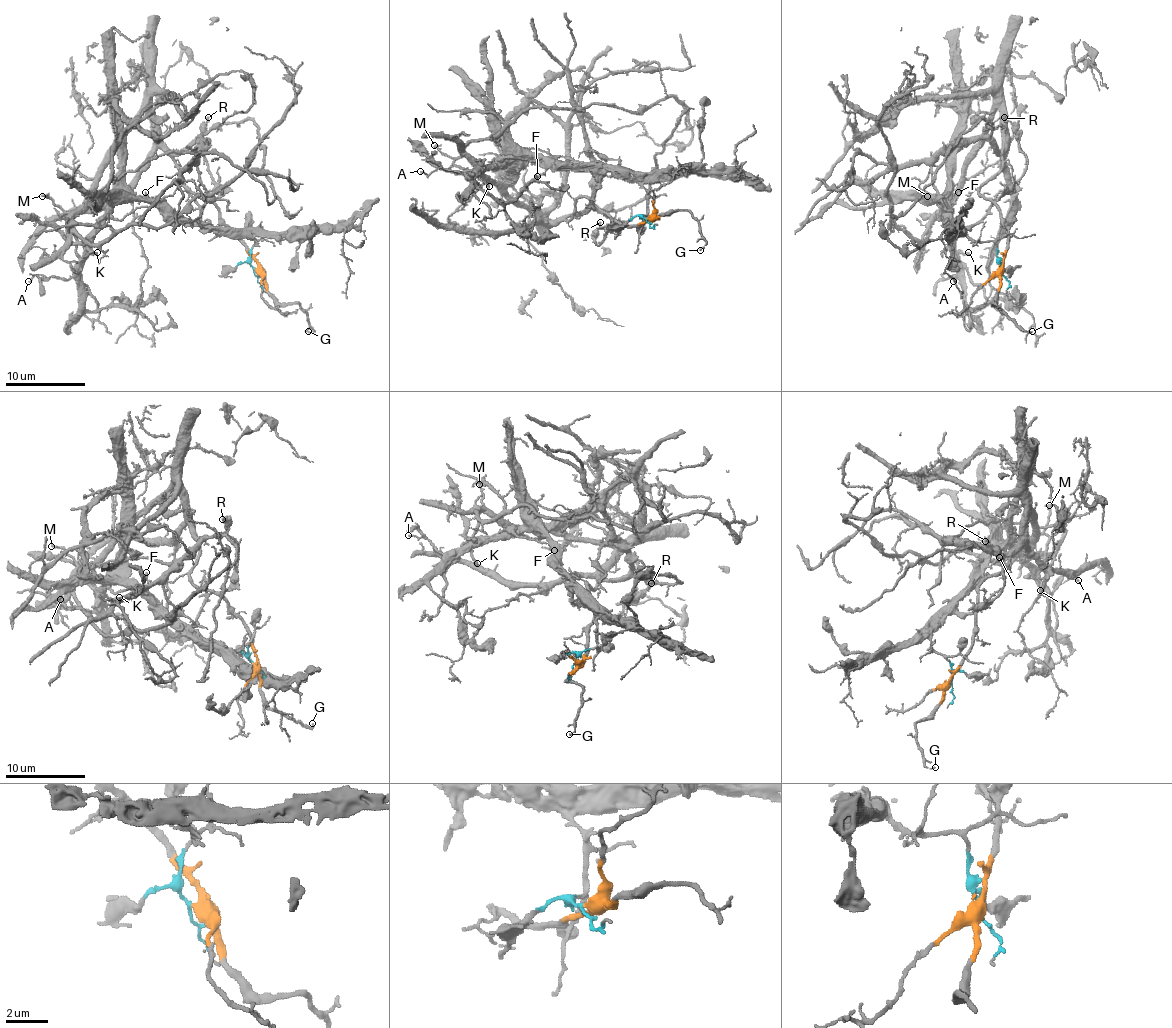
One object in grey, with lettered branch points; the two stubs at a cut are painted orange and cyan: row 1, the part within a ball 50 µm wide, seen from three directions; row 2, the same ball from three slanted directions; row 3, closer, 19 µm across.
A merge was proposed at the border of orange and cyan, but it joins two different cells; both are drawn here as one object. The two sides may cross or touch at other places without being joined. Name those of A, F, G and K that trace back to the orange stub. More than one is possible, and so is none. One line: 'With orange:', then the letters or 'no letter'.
With orange: G

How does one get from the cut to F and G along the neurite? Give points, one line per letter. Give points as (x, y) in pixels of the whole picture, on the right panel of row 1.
F: (1001, 270), (993, 242), (973, 242), (953, 221), (951, 205), (959, 191)
G: (1001, 270), (1001, 288), (993, 304), (1031, 332)

